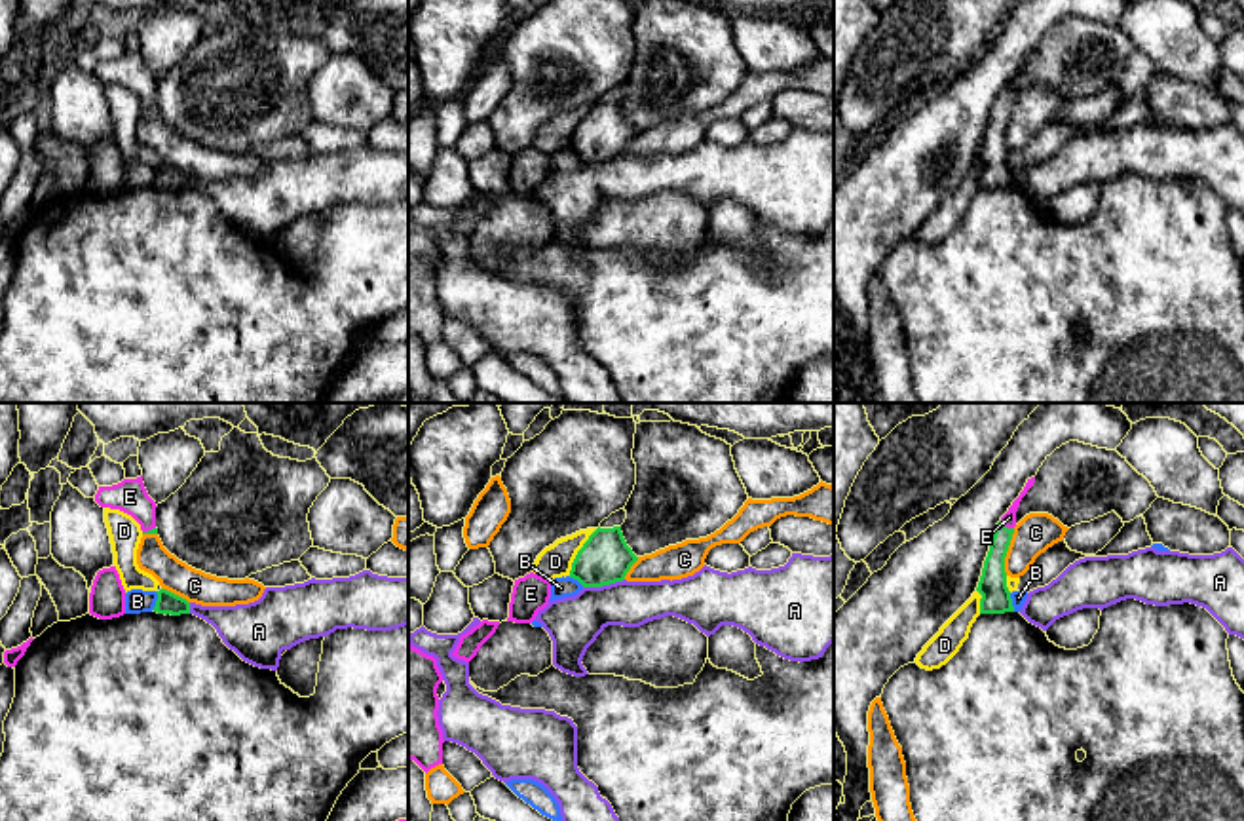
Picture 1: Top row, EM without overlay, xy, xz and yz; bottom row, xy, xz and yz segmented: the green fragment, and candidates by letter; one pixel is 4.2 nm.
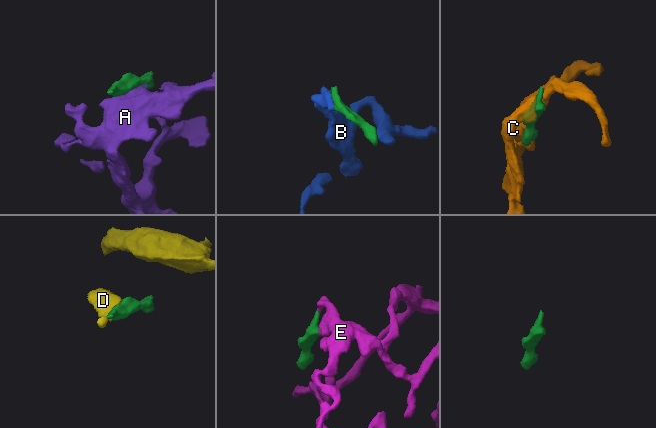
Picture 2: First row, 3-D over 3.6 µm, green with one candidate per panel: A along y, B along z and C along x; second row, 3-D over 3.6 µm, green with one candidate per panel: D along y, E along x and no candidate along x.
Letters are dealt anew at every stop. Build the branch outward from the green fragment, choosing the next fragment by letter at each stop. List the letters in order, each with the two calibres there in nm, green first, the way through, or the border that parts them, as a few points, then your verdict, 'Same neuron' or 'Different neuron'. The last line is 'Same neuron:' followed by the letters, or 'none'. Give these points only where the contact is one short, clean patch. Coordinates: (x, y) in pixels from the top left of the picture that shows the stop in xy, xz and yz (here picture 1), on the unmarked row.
A: Thickness 220 nm (green) against 220 nm. Different neuron
B: Thickness 100 nm (green) against 100 nm. Boundary: xy (156, 166), (152, 183). Different neuron
C: Thickness 130 nm (green) against 170 nm. Different neuron
D: Thickness 220 nm (green) against 140 nm. Different neuron
E: Thickness 120 nm (green) against 60 nm. Path across: yz (992, 158), (994, 135), (1005, 101), (1009, 92). Same neuron
Same neuron: E

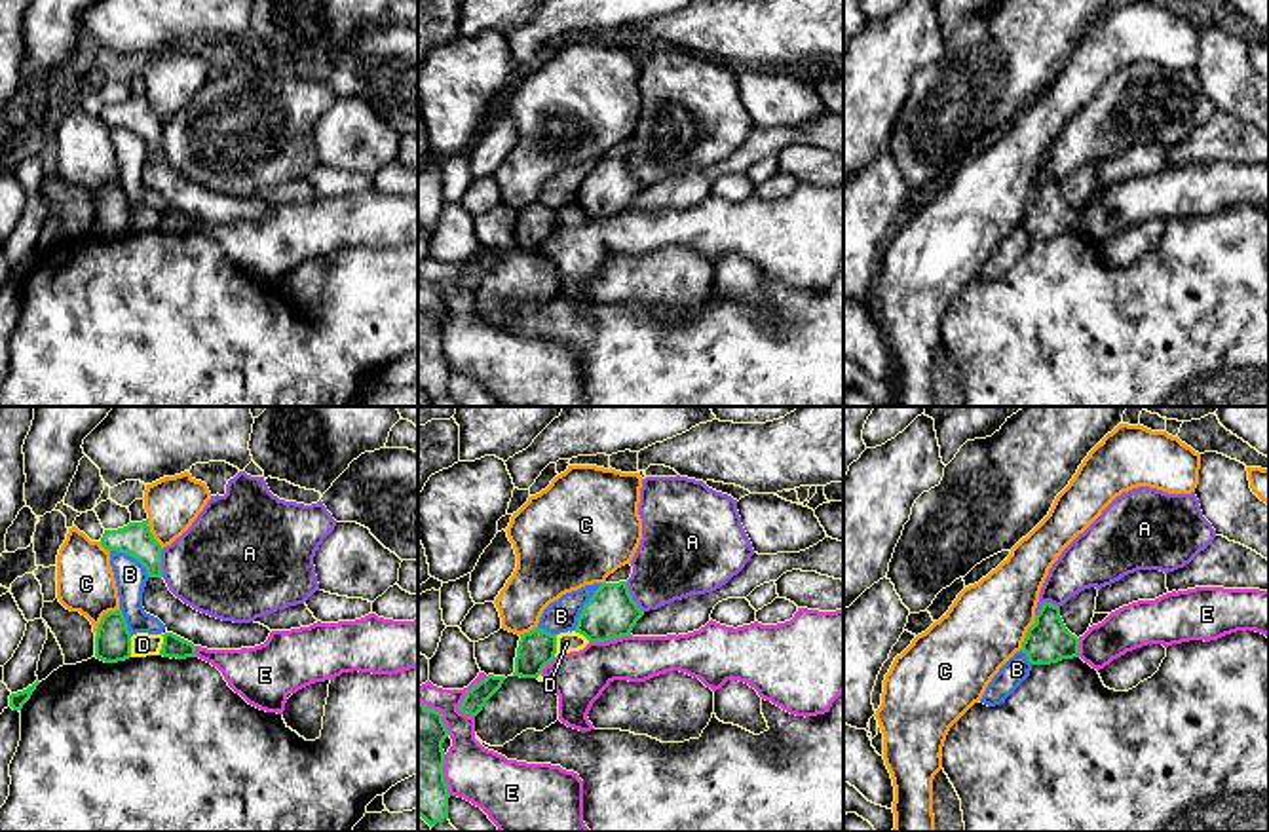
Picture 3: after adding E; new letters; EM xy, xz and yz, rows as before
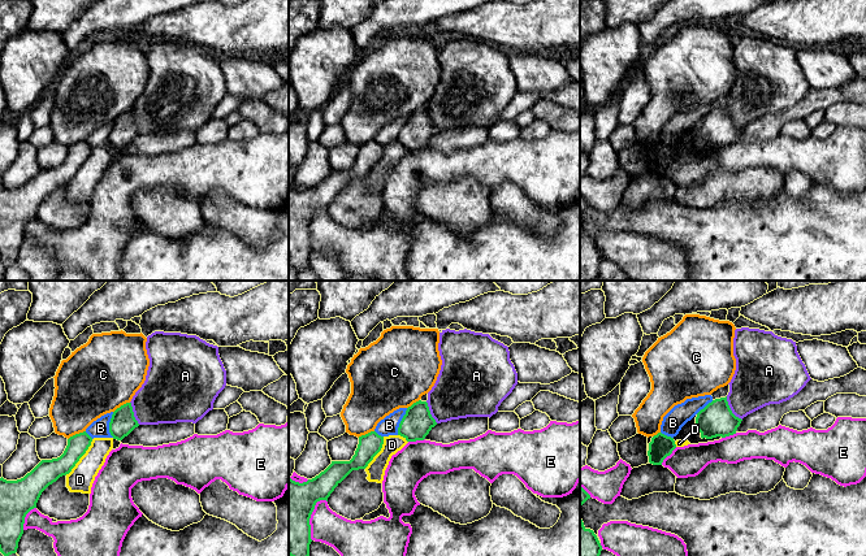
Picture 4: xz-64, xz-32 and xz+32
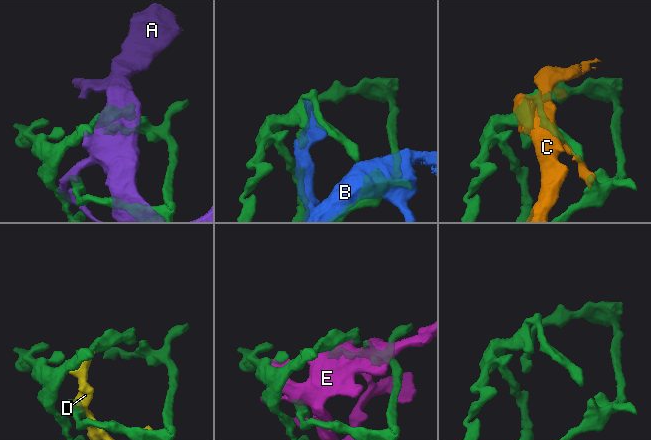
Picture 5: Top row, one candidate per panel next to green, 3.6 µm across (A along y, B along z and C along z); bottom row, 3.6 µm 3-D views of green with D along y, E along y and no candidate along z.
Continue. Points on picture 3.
A: Thickness 220 nm (green) against 320 nm. Different neuron
B: Thickness 220 nm (green) against 140 nm. Different neuron
C: Thickness 160 nm (green) against 240 nm. Different neuron
D: Thickness 160 nm (green) against 90 nm. Different neuron
E: Thickness 90 nm (green) against 140 nm. Different neuron
Same neuron: none

